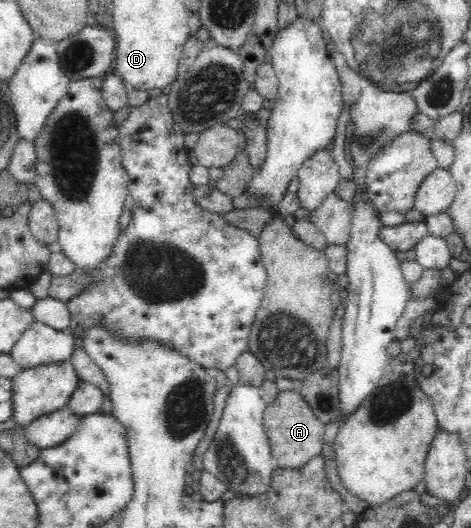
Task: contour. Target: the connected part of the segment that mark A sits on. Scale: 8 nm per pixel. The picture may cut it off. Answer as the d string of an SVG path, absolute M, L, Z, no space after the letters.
M299 390L279 391L275 402L267 405L263 412L263 429L269 439L271 455L281 468L298 469L311 458L321 455L325 444L324 425L303 399Z

